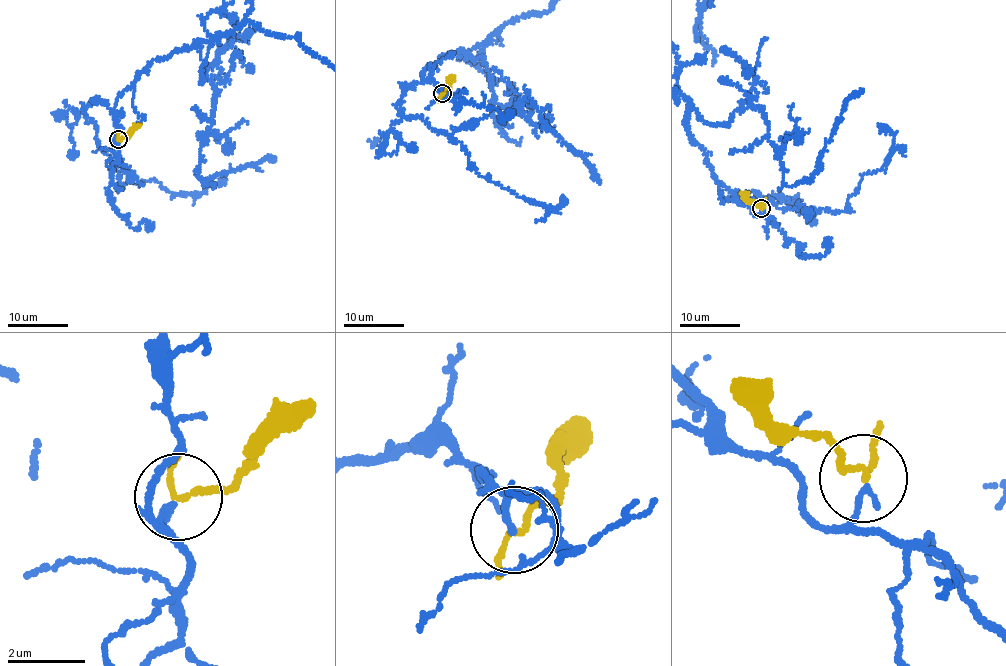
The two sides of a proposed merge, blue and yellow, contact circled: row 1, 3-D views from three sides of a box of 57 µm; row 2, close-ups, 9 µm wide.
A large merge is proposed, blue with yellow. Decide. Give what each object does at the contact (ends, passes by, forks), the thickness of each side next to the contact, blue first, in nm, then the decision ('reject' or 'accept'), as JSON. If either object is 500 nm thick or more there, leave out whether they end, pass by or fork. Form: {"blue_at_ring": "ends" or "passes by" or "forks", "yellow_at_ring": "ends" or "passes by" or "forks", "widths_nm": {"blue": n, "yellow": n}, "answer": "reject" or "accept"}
{"blue_at_ring": "ends", "yellow_at_ring": "passes by", "widths_nm": {"blue": 160, "yellow": 130}, "answer": "accept"}

